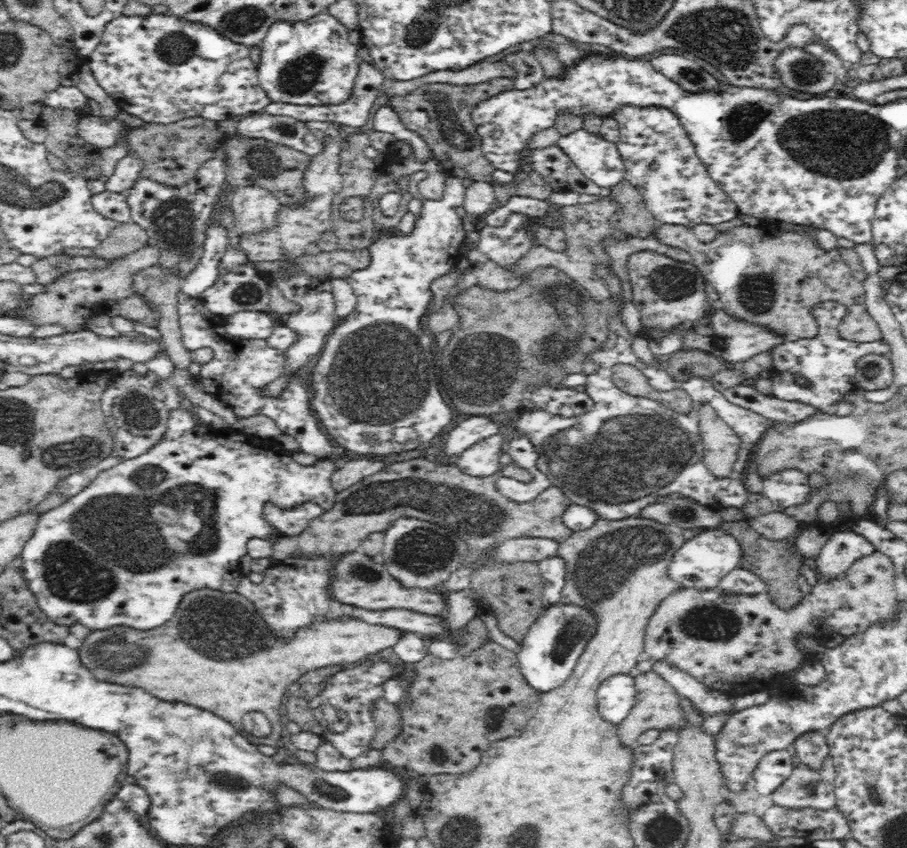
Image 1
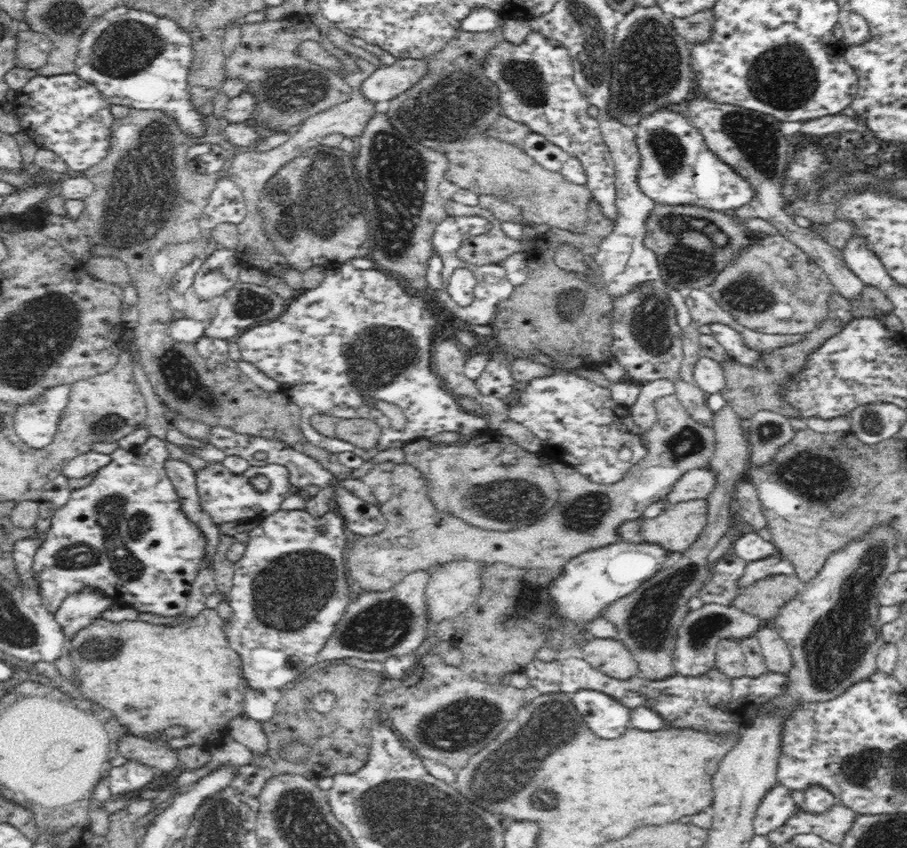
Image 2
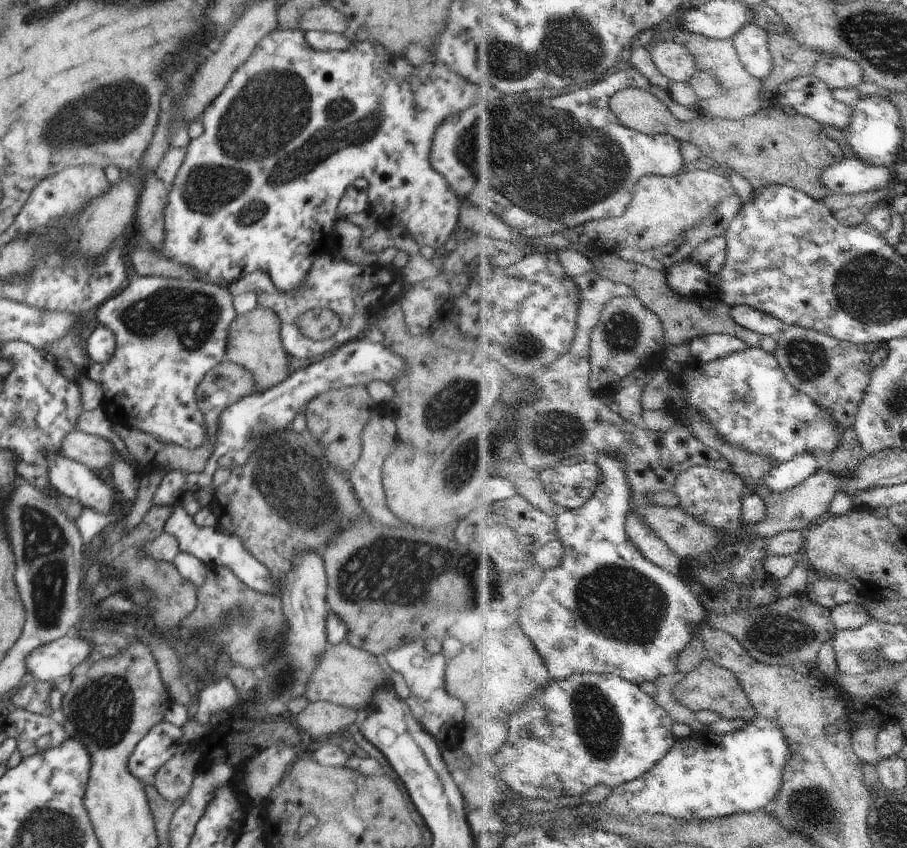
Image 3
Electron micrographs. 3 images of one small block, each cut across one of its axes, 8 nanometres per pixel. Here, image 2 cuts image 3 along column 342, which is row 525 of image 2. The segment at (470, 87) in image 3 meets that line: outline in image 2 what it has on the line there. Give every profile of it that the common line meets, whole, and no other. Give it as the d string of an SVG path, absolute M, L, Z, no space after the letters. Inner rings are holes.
M150 436L136 449L126 451L118 447L109 455L110 462L97 470L90 484L72 490L68 502L51 516L51 526L36 551L32 570L40 583L42 603L55 614L68 596L80 593L84 587L96 587L140 612L162 617L183 615L205 555L205 536L181 509L165 469L164 462L169 458L166 443Z

